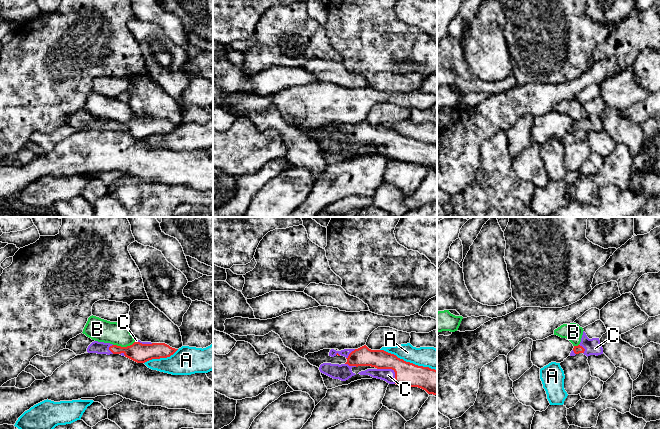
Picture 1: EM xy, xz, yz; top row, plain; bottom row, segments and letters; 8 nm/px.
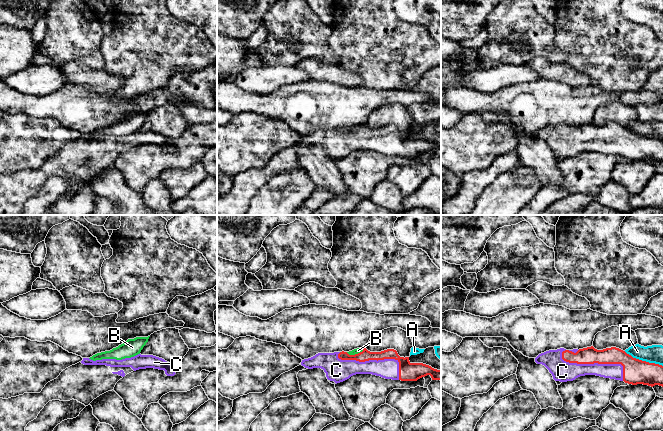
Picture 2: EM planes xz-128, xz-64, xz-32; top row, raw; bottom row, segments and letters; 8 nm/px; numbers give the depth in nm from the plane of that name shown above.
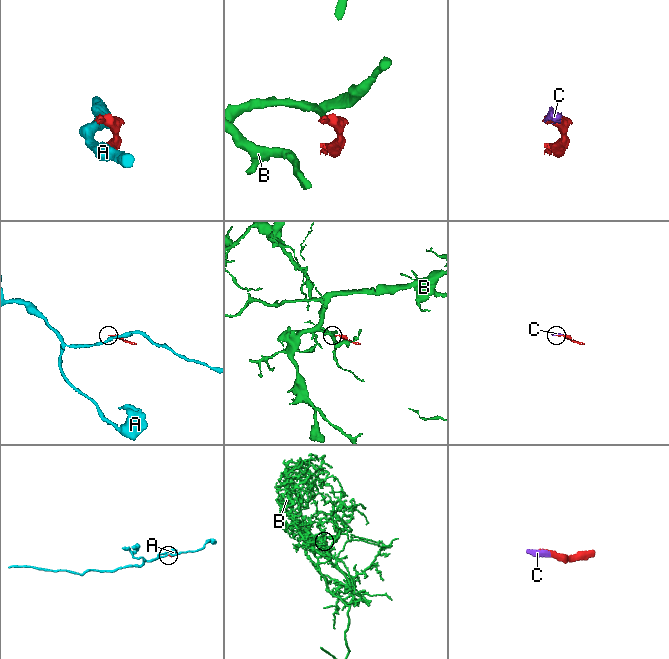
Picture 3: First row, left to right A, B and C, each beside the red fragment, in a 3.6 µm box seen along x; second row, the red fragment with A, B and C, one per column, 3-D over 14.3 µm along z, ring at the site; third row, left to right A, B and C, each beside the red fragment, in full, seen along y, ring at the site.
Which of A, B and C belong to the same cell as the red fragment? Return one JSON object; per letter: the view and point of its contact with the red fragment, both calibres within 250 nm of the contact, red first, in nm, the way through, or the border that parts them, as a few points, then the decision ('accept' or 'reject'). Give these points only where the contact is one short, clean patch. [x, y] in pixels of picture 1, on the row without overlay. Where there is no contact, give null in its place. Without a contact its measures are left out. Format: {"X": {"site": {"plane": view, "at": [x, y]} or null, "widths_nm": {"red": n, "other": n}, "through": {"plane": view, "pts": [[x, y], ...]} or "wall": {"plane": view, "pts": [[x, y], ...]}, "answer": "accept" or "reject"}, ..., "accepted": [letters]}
{"A": {"site": {"plane": "xz", "at": [408, 138]}, "widths_nm": {"red": 190, "other": 160}, "answer": "reject"}, "B": {"site": {"plane": "xy", "at": [123, 123]}, "widths_nm": {"red": 160, "other": 180}, "wall": {"plane": "xy", "pts": [[134, 117], [126, 122], [113, 121]]}, "answer": "reject"}, "C": {"site": {"plane": "xz", "at": [391, 144]}, "widths_nm": {"red": 190, "other": 110}, "answer": "accept"}, "accepted": ["C"]}

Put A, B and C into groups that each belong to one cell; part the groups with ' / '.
A / B / C

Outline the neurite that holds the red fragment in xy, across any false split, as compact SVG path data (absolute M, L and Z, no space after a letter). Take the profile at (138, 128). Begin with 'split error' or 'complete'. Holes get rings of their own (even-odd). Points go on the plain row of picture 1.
split error; M135 113L134 115L135 118L127 123L94 117L88 122L87 128L107 131L120 130L137 139L145 139L152 135L170 133L178 126L165 119L141 118Z

